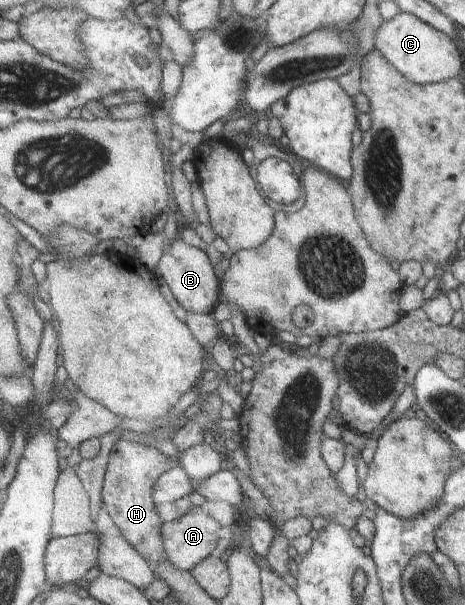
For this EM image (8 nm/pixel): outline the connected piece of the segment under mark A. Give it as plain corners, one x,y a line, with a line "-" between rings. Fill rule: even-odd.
200,506
193,507
178,521
164,522
163,538
169,560
178,569
191,572
201,561
212,556
222,527

